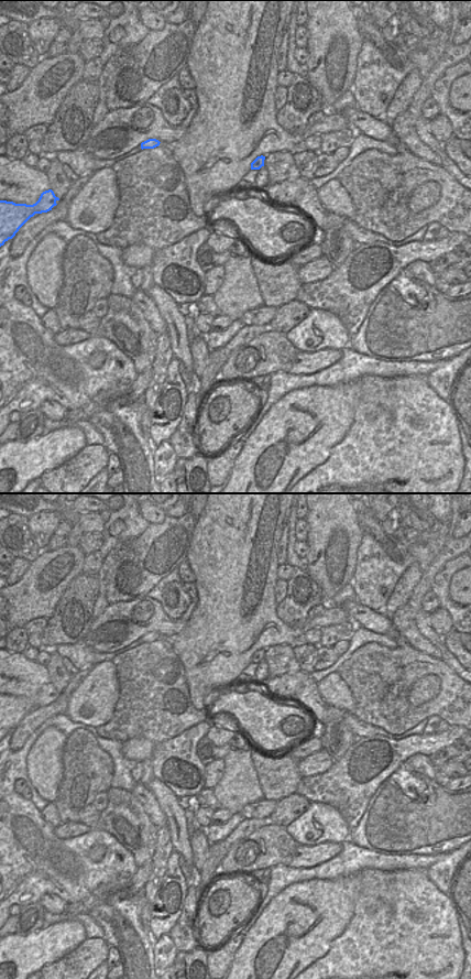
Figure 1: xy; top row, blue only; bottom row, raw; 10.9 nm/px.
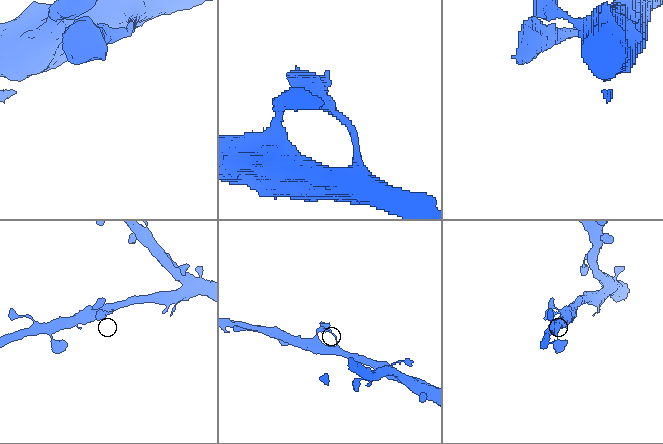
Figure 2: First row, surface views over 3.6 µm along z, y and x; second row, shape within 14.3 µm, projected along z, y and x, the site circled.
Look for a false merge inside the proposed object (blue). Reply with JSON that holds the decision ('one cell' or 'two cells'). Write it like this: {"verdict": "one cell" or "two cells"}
{"verdict": "one cell"}

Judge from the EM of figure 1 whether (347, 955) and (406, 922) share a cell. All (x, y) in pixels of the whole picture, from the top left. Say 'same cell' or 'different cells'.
same cell

